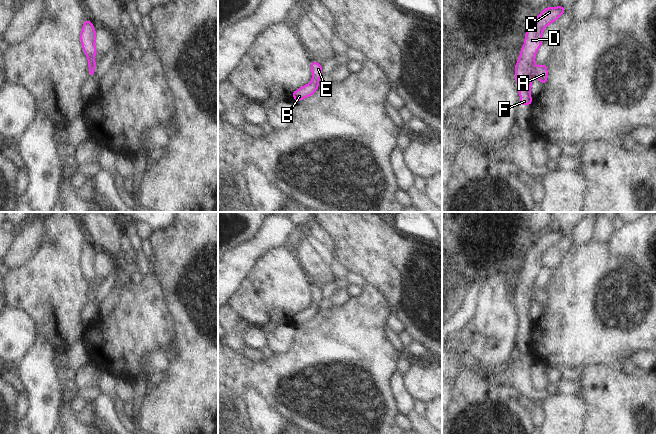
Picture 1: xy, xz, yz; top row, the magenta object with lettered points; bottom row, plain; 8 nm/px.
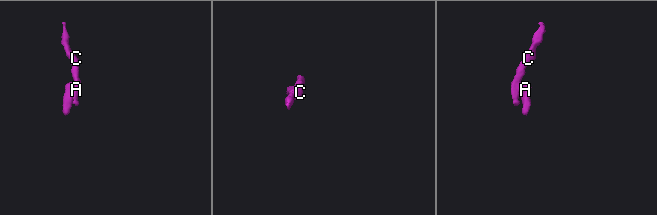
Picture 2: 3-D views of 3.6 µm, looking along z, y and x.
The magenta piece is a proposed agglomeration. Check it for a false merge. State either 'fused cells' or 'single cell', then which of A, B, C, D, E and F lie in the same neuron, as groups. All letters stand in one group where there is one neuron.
single cell | A B C D E F

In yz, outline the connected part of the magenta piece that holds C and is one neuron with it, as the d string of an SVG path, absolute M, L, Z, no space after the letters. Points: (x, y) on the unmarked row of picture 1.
M547 231L541 238L533 244L531 250L525 258L525 267L521 272L521 278L515 289L515 304L520 318L520 327L522 330L533 327L530 320L532 301L535 299L541 305L543 310L548 303L548 293L543 287L535 290L535 278L539 274L542 266L542 257L546 250L558 244L565 237L565 231Z

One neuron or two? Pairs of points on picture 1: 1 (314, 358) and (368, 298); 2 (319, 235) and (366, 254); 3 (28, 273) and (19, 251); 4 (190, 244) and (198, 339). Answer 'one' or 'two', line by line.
1: one
2: two
3: two
4: one

